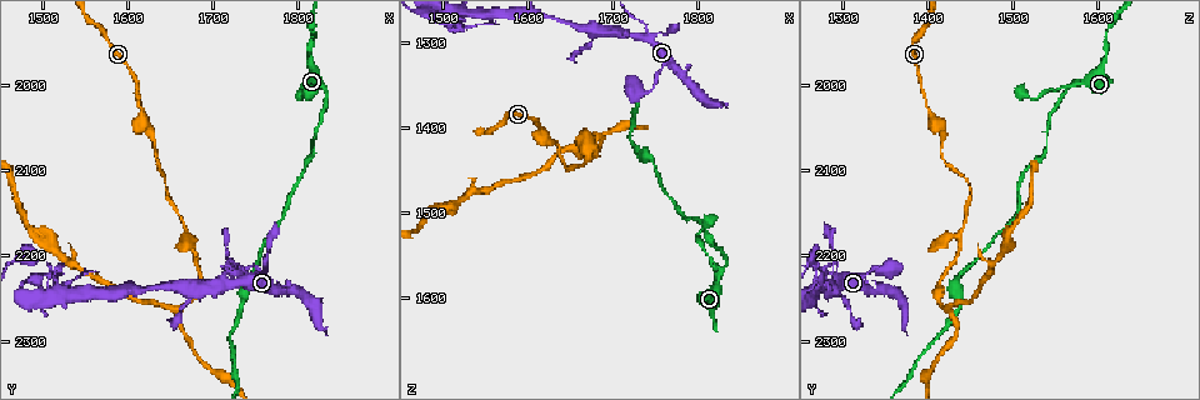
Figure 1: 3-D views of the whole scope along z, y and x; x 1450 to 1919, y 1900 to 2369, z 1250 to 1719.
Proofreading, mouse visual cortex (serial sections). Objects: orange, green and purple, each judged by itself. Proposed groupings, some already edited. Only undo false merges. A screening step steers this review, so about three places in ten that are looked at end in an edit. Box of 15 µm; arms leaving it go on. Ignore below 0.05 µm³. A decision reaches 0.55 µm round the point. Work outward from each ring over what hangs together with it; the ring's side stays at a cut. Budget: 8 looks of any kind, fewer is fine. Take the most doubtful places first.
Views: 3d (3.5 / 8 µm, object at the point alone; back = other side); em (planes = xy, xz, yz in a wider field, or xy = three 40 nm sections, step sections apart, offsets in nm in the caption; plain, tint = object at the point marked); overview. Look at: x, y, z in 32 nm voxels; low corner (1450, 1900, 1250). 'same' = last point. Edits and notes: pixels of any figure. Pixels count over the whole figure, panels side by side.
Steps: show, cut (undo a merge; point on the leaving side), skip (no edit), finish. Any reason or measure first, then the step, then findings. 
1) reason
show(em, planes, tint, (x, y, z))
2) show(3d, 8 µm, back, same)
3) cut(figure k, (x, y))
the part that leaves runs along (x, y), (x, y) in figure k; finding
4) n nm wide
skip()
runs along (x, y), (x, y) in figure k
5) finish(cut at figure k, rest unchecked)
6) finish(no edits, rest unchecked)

thin arm on a thick one
show(3d, 3.5 µm, (1670, 2180, 1435))

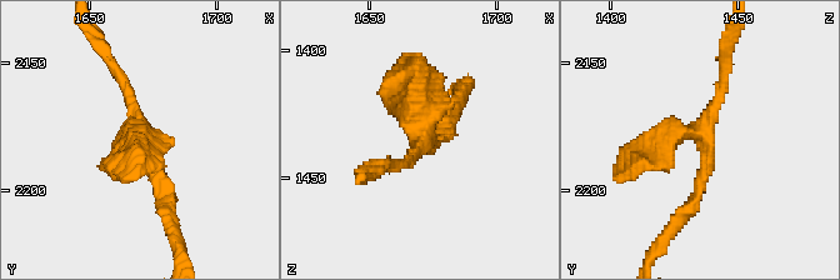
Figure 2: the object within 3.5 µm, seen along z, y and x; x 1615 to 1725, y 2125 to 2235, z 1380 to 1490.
3 arms; arms of 150, 150, 400 nm; need the tissue
show(em, xy, step 2, tint, (1669, 2178, 1437))

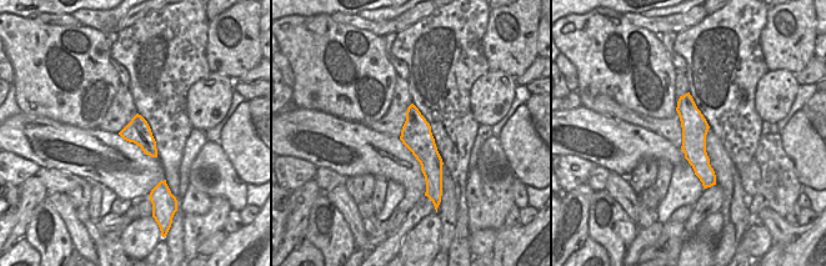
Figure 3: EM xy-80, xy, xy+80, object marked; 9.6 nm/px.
skip()
runs along (686, 98), (695, 154), (707, 184) in figure 3; all the same cell

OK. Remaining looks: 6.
thin arm on a thick one
show(3d, 3.5 µm, back, (1825, 2000, 1570))

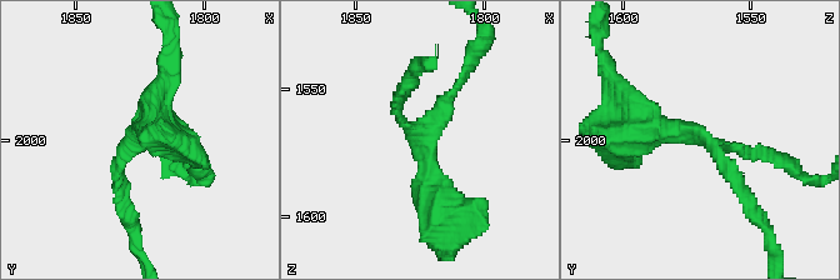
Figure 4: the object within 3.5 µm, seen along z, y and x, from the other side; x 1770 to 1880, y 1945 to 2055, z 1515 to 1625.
3 arms; arms of 150, 150, 400 nm; now the EM
show(em, xy, step 3, tint, (1826, 2001, 1569))

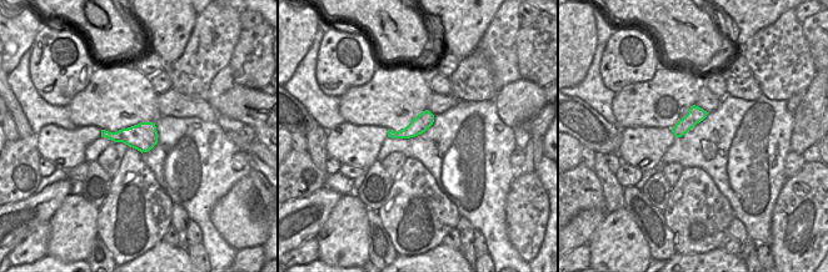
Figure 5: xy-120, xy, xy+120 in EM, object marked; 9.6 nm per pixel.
skip()
runs along (634, 131), (691, 128), (749, 204) in figure 4; all the same cell

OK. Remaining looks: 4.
three-way junction
show(3d, 3.5 µm, (1660, 2265, 1420))

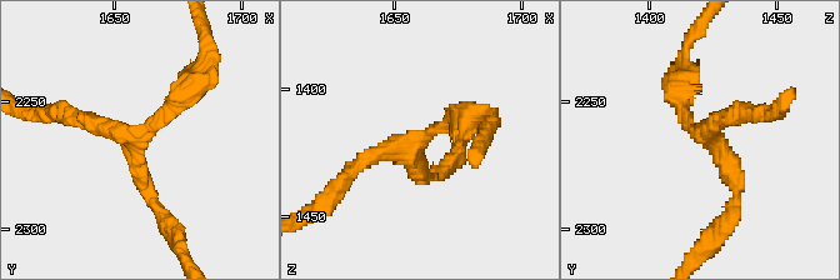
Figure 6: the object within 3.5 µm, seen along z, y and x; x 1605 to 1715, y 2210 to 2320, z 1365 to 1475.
3 arms; arms of 200, 250, 300 nm; need the tissue
show(em, xy, step 5, tint, (1660, 2262, 1419))

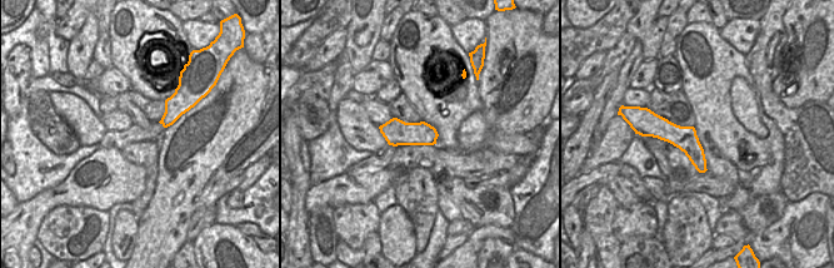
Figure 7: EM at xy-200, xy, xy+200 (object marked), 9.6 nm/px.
skip()
runs along (650, 125), (675, 134), (703, 168) in figure 7; continuous, no second cell

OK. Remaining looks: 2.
finish(no edits, rest unchecked)

